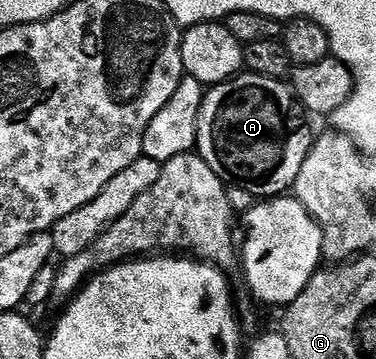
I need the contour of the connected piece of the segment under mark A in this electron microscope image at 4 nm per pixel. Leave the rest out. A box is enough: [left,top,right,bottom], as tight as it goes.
[196,72,314,200]

